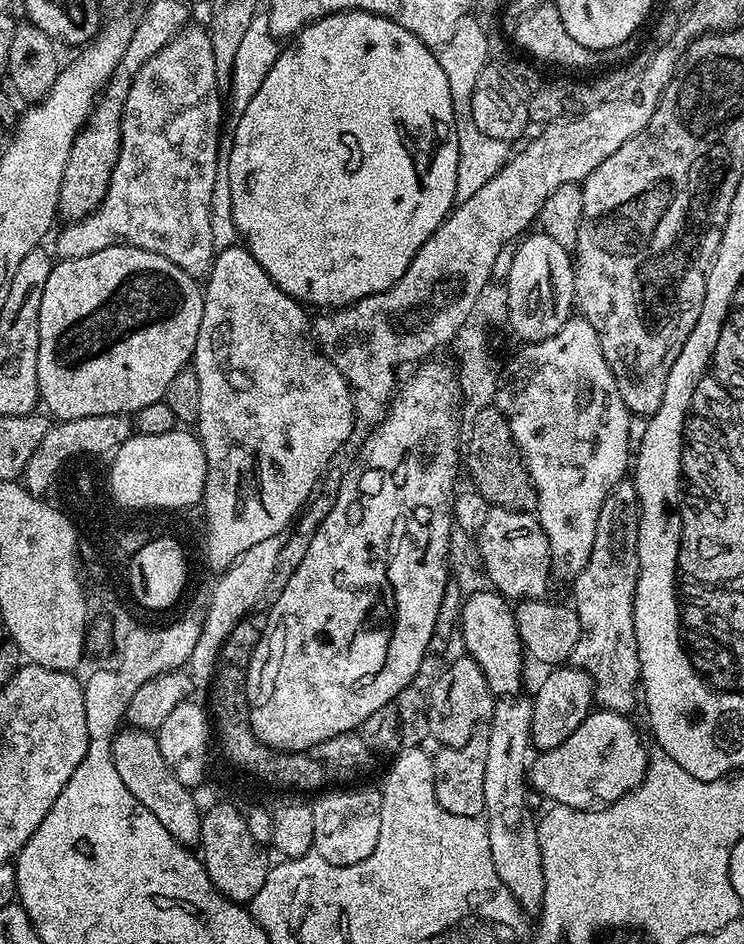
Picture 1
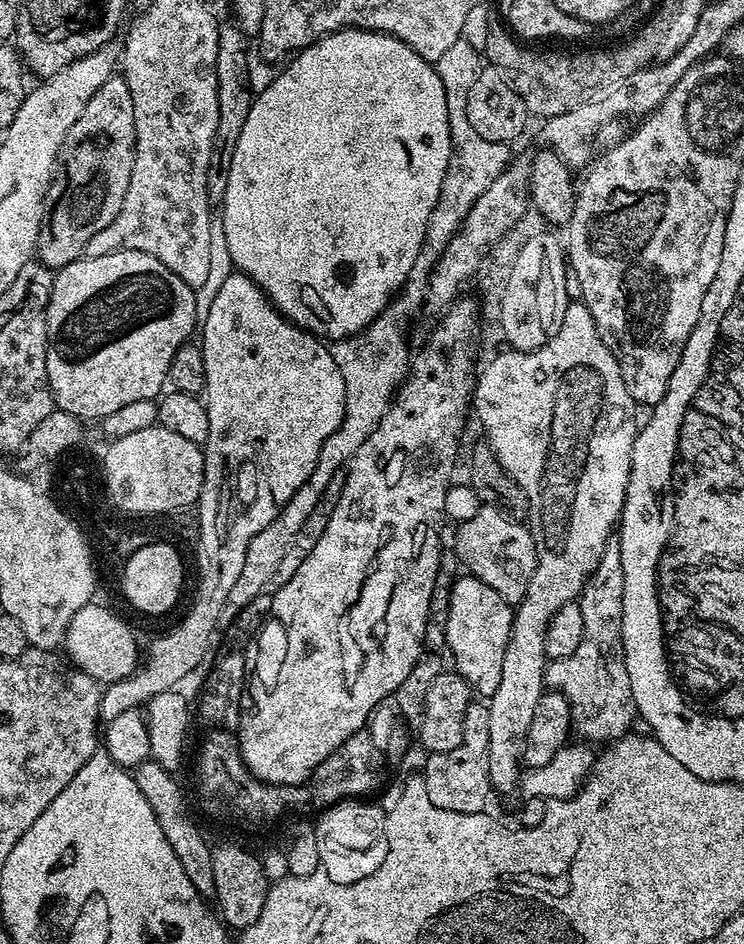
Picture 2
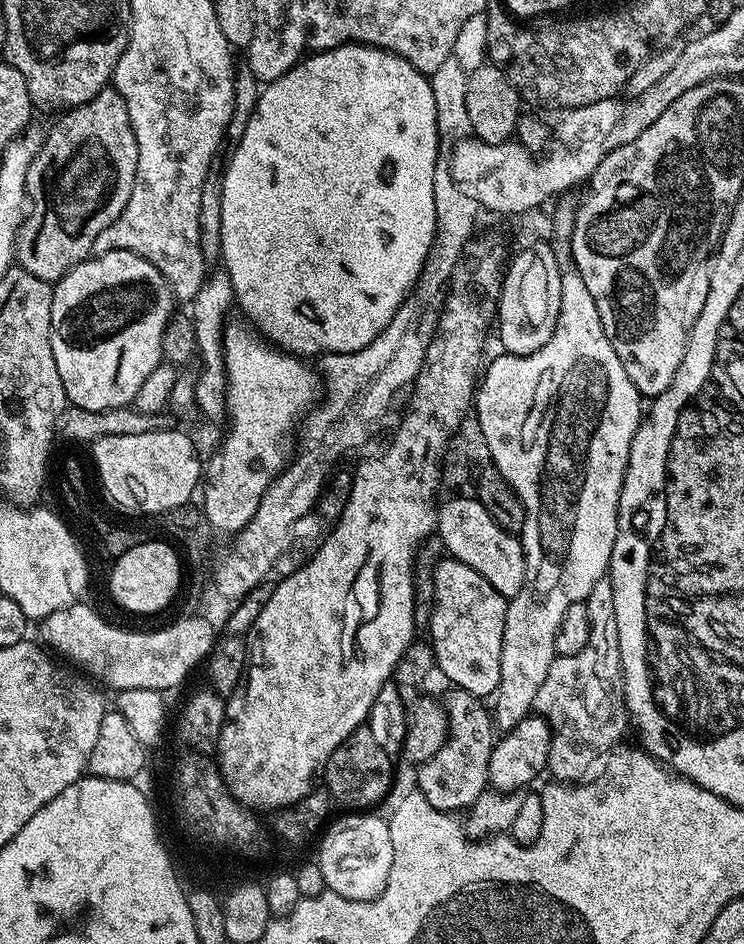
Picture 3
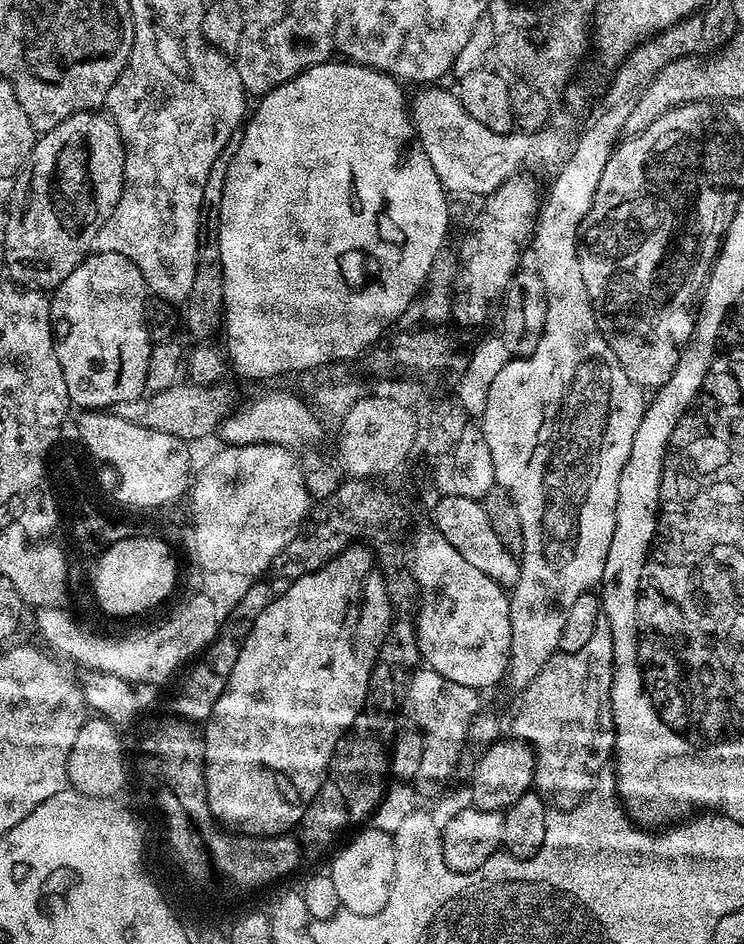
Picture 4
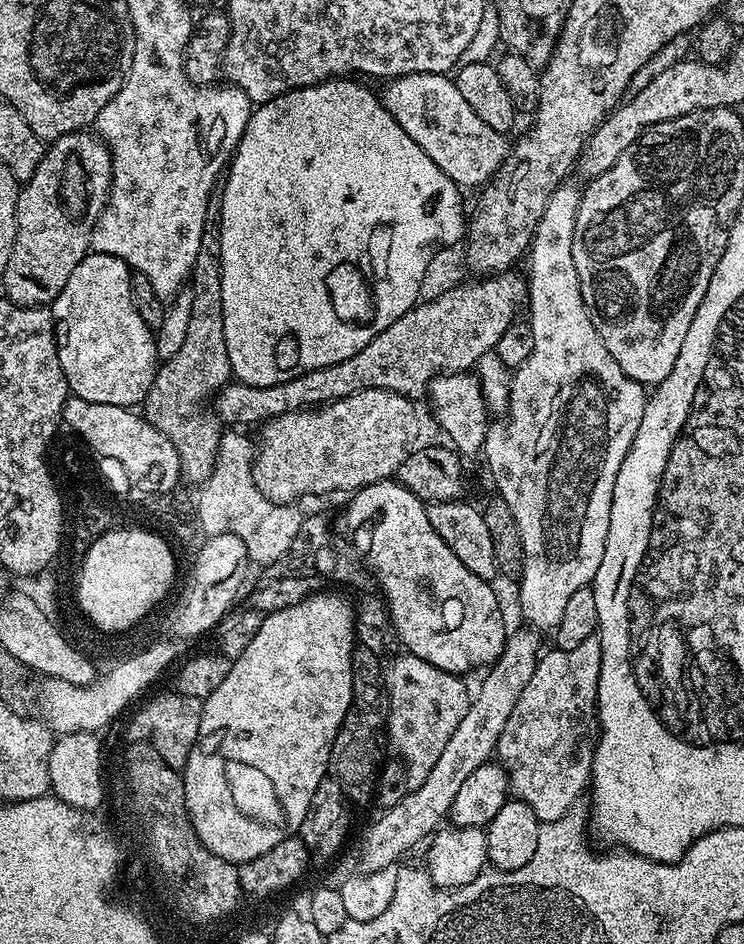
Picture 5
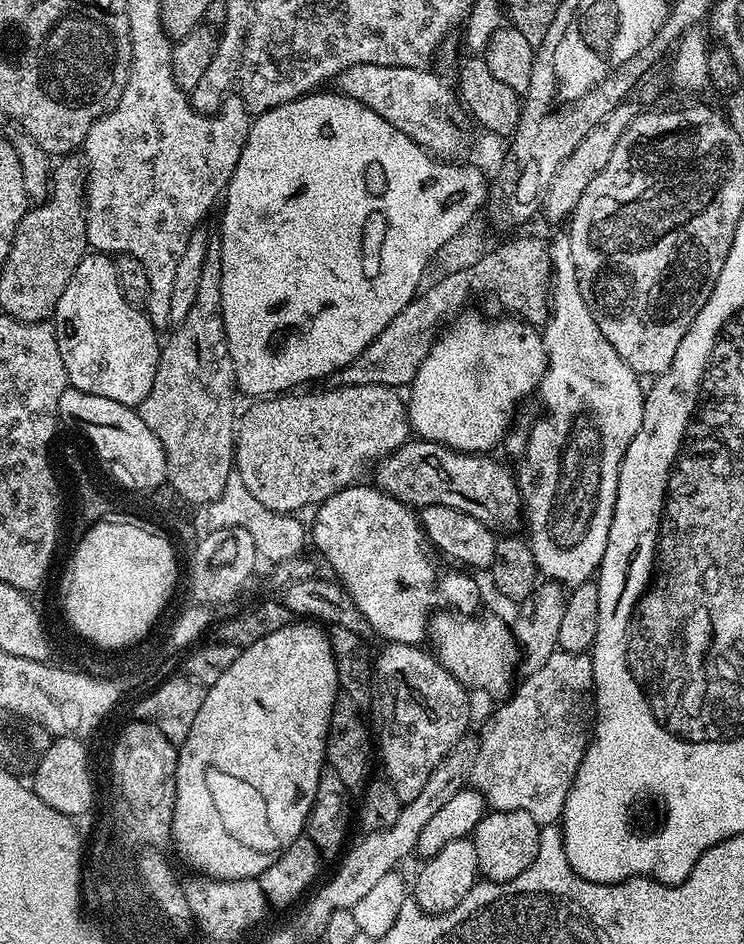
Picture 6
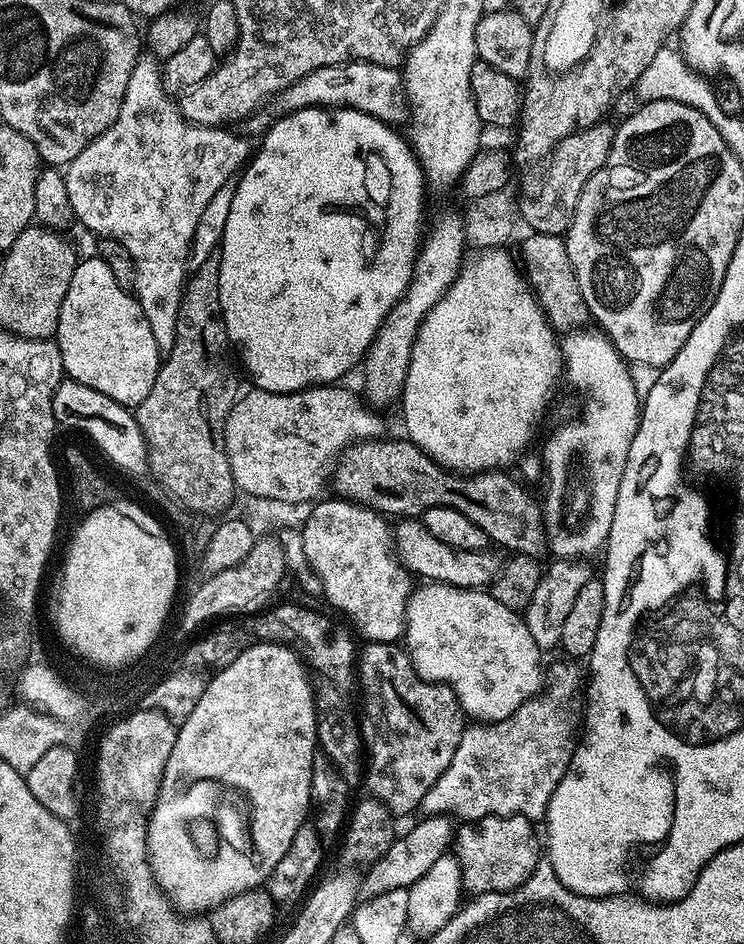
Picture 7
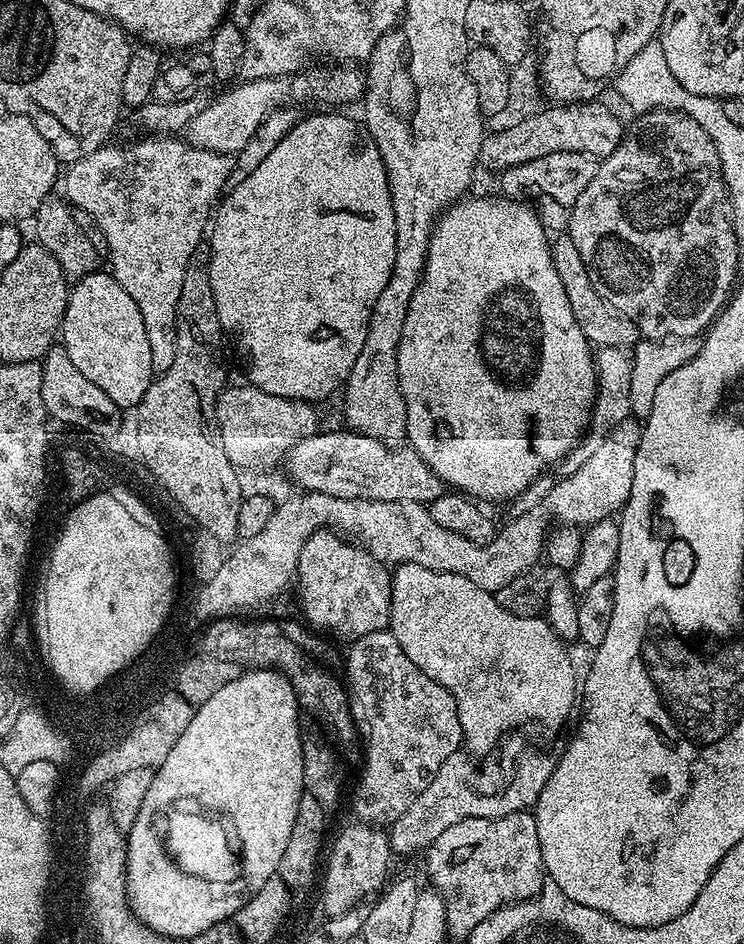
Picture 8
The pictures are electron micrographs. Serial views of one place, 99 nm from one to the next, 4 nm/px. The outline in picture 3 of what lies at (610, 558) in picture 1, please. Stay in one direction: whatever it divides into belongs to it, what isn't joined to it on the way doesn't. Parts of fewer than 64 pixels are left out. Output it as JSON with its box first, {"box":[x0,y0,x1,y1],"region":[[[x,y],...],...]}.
{"box":[534,578,630,785],"region":[[[607,578],[594,582],[594,590],[590,590],[584,605],[586,614],[590,614],[590,642],[586,642],[586,646],[578,650],[578,654],[557,656],[550,662],[550,670],[546,670],[546,678],[538,690],[534,709],[535,715],[541,716],[552,728],[547,771],[552,772],[553,781],[571,785],[583,781],[589,775],[587,772],[596,763],[599,765],[608,753],[621,743],[620,735],[630,728],[630,717],[624,697],[622,658],[618,650],[618,618],[614,614],[612,583]]]}

